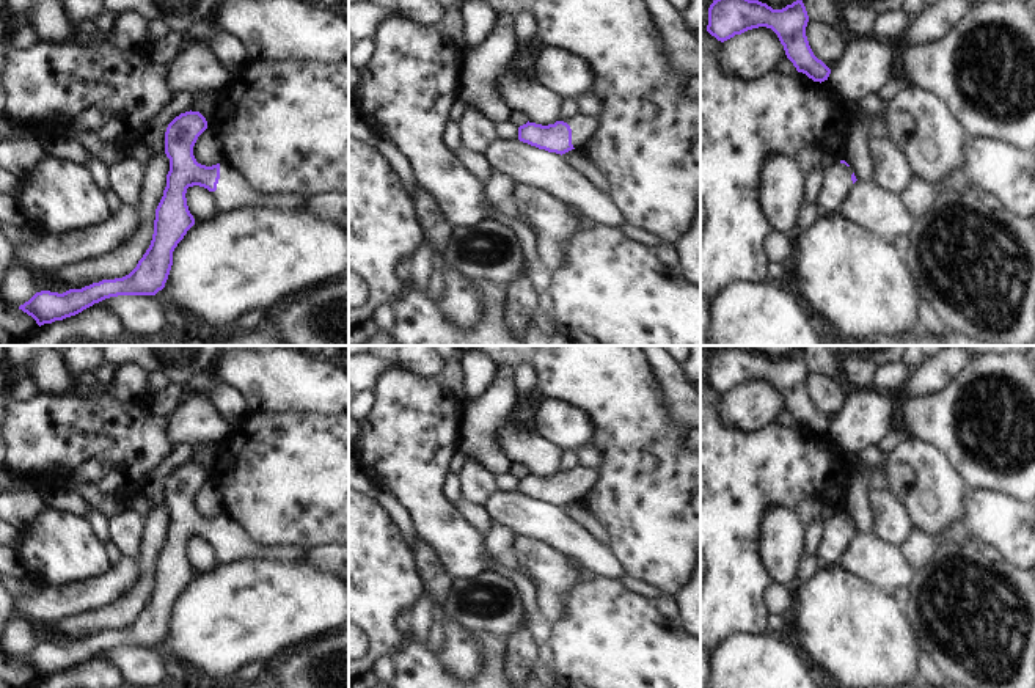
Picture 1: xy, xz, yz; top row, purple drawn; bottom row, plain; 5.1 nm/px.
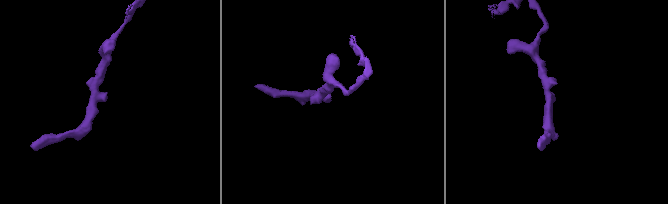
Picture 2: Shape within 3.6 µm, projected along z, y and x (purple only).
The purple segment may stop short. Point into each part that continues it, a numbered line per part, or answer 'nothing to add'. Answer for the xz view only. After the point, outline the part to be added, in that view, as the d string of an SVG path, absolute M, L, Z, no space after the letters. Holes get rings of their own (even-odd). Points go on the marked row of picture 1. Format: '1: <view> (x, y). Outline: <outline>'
1: xz (581, 126). Outline: M573 115L569 121L572 129L572 145L575 149L581 149L584 141L594 134L597 129L597 118L591 118L586 115Z

